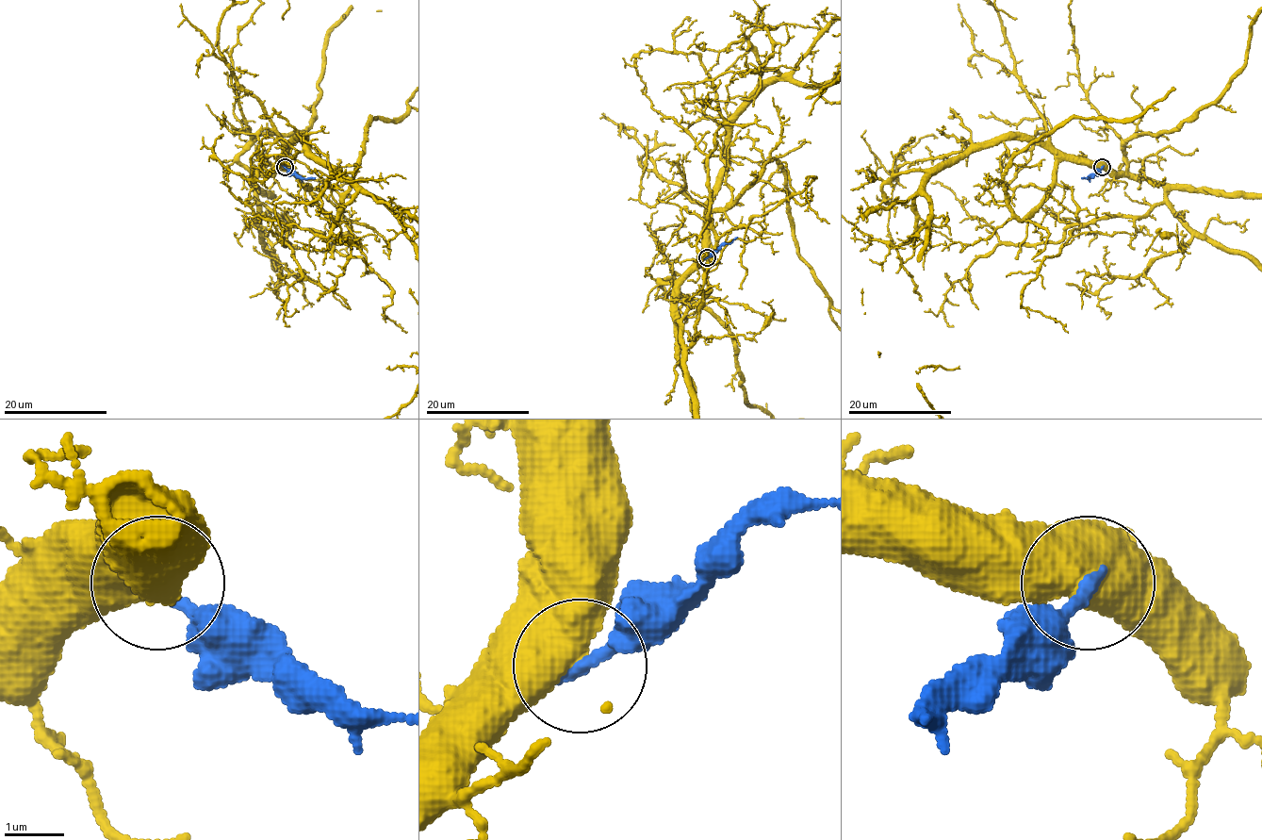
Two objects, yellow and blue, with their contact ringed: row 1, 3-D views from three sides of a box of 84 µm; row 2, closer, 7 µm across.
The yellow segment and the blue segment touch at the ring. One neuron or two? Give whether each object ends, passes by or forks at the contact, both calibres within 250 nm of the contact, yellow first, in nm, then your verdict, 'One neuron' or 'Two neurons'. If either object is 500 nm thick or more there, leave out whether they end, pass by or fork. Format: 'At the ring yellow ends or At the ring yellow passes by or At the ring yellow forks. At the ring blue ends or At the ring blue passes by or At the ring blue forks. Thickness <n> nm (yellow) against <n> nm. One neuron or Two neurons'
Thickness 750 nm (yellow) against 240 nm. Two neurons

